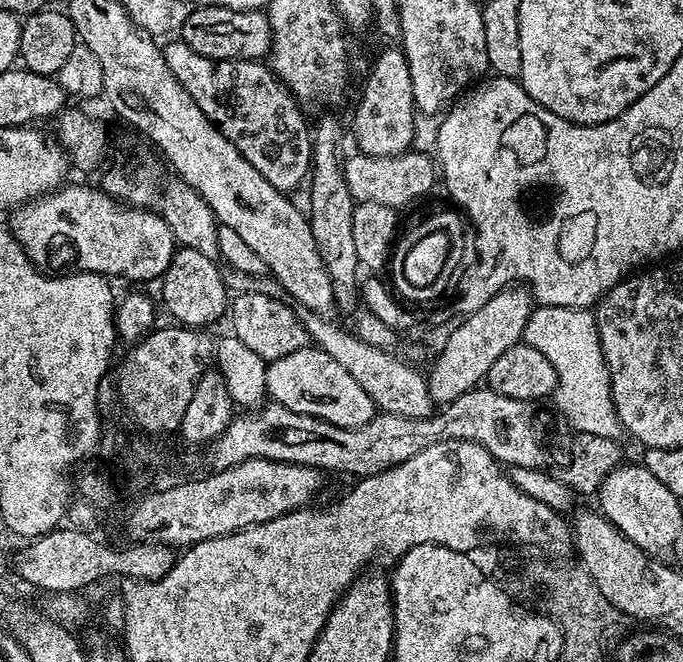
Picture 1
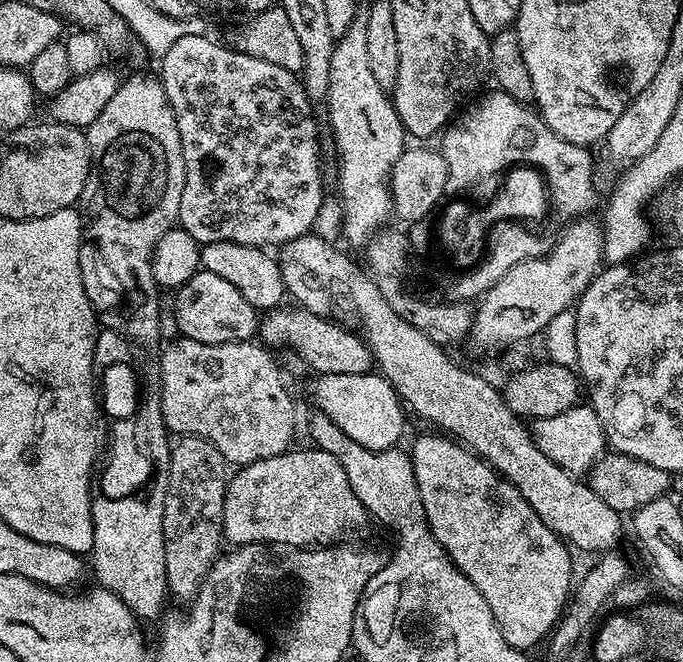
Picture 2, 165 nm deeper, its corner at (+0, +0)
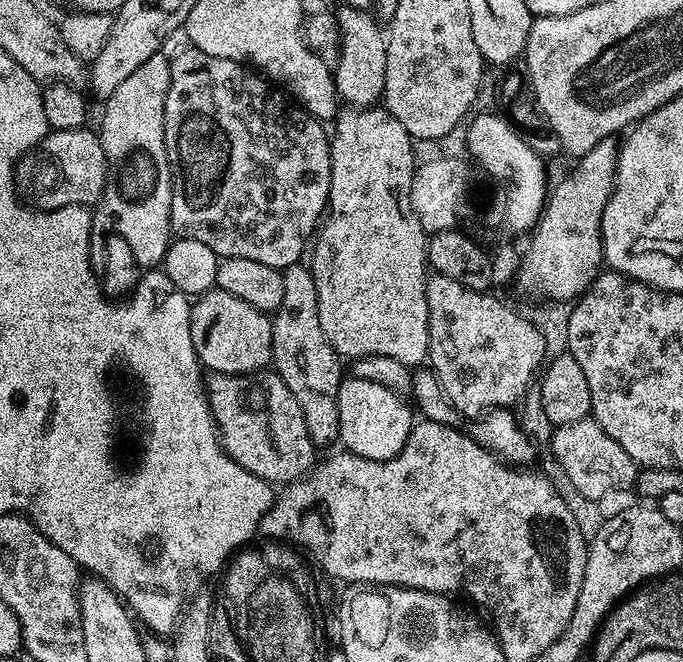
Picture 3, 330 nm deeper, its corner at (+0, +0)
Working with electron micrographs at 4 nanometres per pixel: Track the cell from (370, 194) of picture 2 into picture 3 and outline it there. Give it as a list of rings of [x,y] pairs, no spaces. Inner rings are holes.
[[[380,106],[367,110],[345,107],[337,115],[334,127],[336,133],[333,131],[330,136],[332,177],[328,209],[310,259],[322,334],[341,358],[385,356],[409,366],[423,365],[428,359],[426,286],[430,269],[428,236],[410,202],[410,186],[418,167],[412,135],[398,118]]]

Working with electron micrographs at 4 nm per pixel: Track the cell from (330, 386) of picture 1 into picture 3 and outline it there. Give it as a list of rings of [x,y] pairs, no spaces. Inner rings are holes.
[[[345,379],[337,396],[339,443],[347,451],[362,458],[371,460],[394,458],[400,453],[402,446],[406,446],[406,438],[414,423],[413,409],[411,407],[408,409],[404,403],[405,397],[386,390],[386,386],[378,386],[378,382]]]

